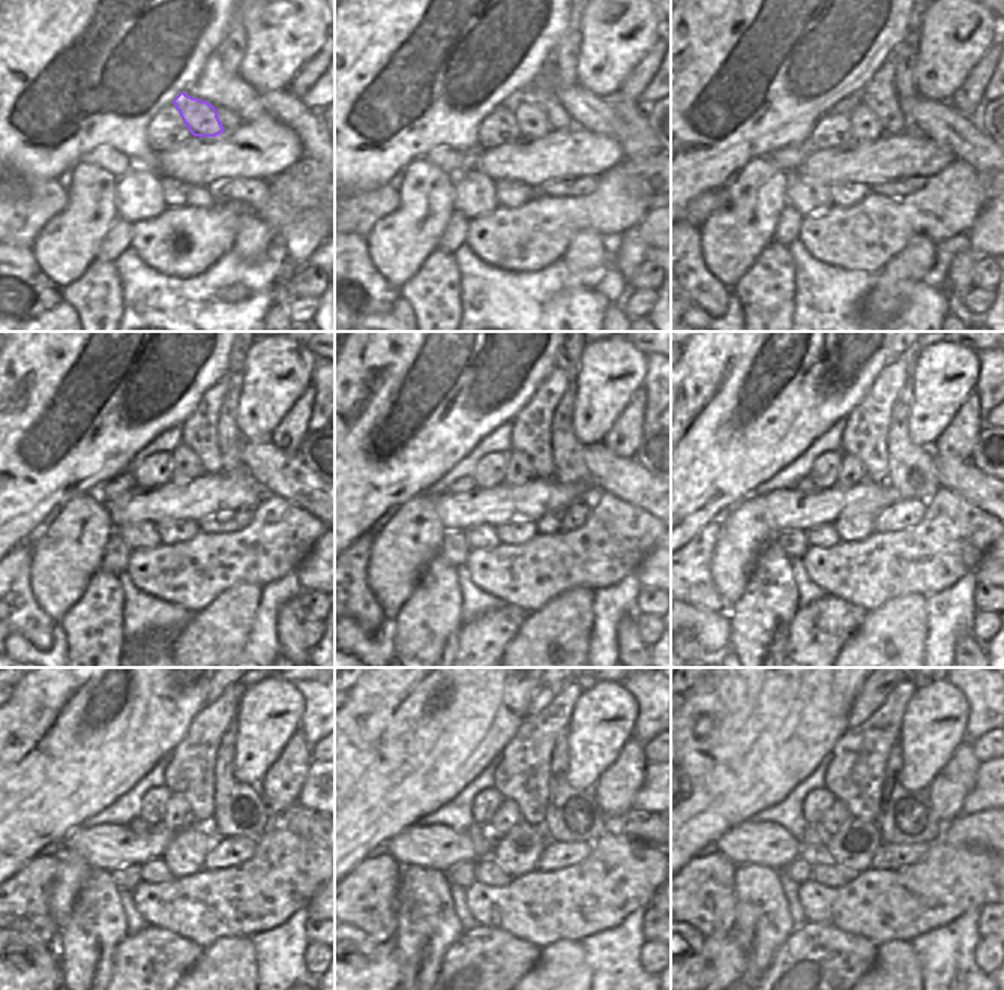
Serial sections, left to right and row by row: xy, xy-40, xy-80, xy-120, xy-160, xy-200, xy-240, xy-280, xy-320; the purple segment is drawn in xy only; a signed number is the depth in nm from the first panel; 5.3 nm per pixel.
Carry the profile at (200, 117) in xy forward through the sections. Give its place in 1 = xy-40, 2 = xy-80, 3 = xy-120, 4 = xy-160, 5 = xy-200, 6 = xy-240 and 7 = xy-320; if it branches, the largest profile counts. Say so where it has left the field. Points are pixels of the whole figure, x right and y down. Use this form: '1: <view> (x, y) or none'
1: xy-40 (530, 119)
2: xy-80 (865, 128)
3: xy-120 (186, 467)
4: xy-160 (518, 468)
5: xy-200 (851, 471)
6: xy-240 (177, 813)
7: xy-320 (838, 815)

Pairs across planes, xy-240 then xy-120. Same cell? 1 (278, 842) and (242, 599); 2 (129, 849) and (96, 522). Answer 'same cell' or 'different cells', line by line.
1: different cells
2: different cells

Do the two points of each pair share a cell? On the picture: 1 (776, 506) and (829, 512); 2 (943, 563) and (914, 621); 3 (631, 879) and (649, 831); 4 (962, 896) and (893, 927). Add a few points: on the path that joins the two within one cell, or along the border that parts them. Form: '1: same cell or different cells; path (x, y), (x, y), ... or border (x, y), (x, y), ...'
1: same cell; path (790, 510), (815, 510)
2: different cells; border (926, 597), (917, 593), (907, 593), (890, 600)
3: different cells; border (610, 831), (617, 831), (655, 846)
4: same cell; path (946, 896), (925, 896), (910, 911)

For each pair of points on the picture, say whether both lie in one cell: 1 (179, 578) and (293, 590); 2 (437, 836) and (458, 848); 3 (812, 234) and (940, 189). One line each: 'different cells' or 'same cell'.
1: different cells
2: same cell
3: same cell

